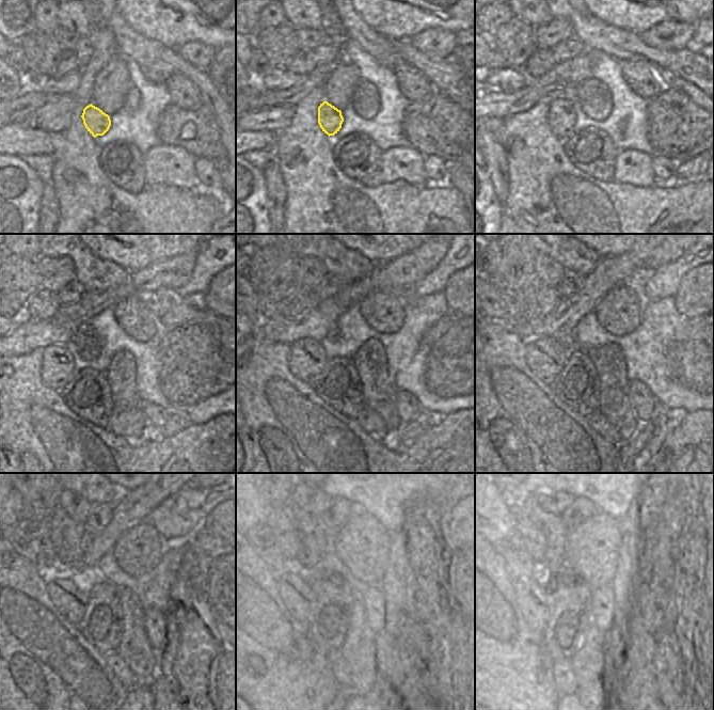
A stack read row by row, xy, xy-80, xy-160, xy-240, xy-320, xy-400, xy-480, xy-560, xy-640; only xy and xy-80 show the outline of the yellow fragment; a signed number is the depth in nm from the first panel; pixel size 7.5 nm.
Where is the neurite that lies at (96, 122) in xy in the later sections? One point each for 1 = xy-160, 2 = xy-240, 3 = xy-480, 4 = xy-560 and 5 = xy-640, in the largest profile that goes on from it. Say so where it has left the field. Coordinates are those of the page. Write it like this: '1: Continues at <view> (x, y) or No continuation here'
1: Continues at xy-160 (561, 115)
2: Continues at xy-240 (81, 353)
3: Continues at xy-480 (70, 602)
4: Continues at xy-560 (296, 593)
5: Continues at xy-640 (535, 606).

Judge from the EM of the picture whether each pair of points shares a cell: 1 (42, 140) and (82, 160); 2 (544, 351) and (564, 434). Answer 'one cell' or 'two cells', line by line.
1: two cells
2: two cells

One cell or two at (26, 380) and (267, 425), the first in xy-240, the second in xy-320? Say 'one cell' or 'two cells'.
one cell

